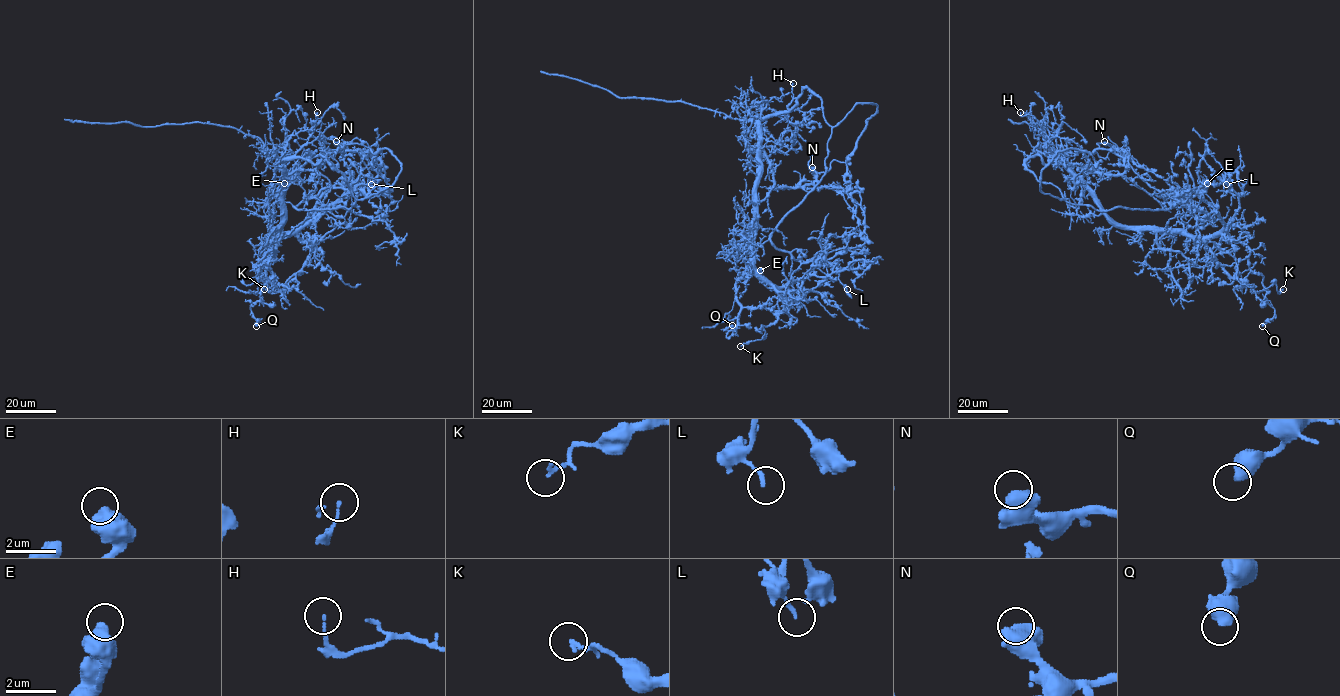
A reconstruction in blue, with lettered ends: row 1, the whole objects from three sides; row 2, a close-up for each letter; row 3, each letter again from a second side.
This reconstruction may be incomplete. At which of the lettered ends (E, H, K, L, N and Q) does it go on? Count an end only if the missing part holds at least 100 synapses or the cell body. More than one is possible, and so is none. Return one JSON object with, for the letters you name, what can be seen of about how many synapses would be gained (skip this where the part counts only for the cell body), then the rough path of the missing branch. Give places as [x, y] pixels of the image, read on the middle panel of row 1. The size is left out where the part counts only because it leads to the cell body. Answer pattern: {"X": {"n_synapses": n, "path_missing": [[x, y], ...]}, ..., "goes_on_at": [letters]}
{"goes_on_at": []}

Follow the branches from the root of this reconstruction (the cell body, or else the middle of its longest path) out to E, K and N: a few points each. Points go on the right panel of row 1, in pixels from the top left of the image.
E: (1104, 209), (1124, 225), (1210, 237), (1223, 223), (1198, 187), (1177, 206), (1200, 203), (1207, 183)
K: (1104, 209), (1124, 225), (1239, 240), (1262, 285), (1283, 289)
N: (1104, 209), (1083, 177), (1089, 173), (1121, 174), (1125, 170), (1124, 155), (1104, 141)

